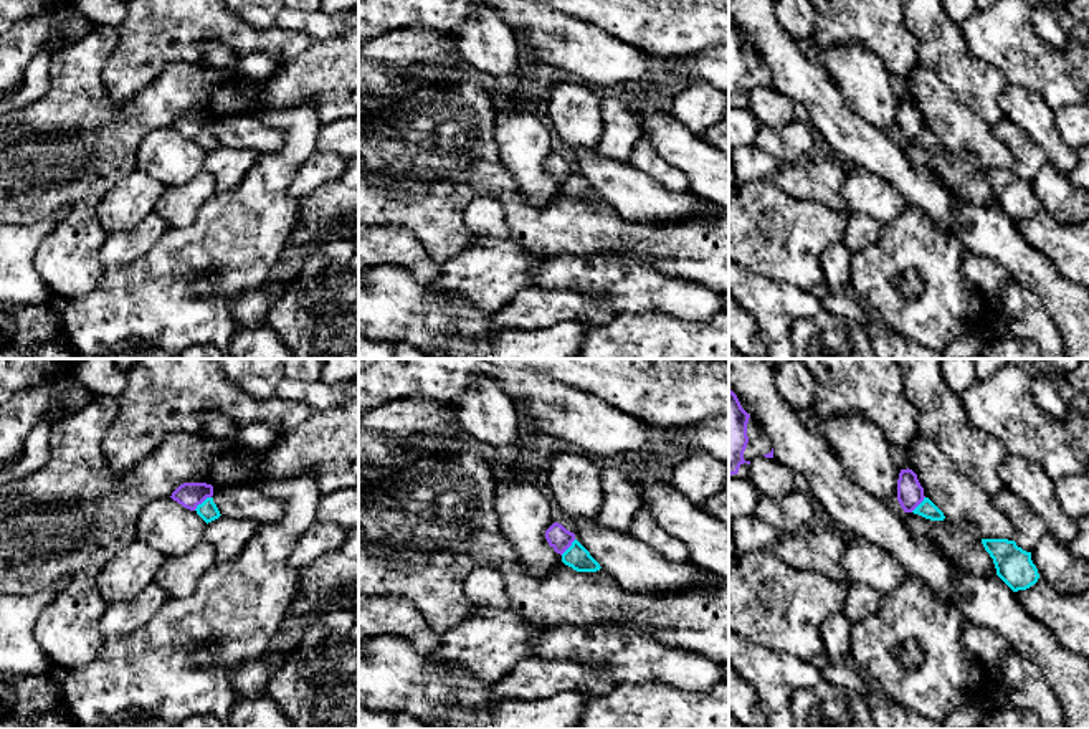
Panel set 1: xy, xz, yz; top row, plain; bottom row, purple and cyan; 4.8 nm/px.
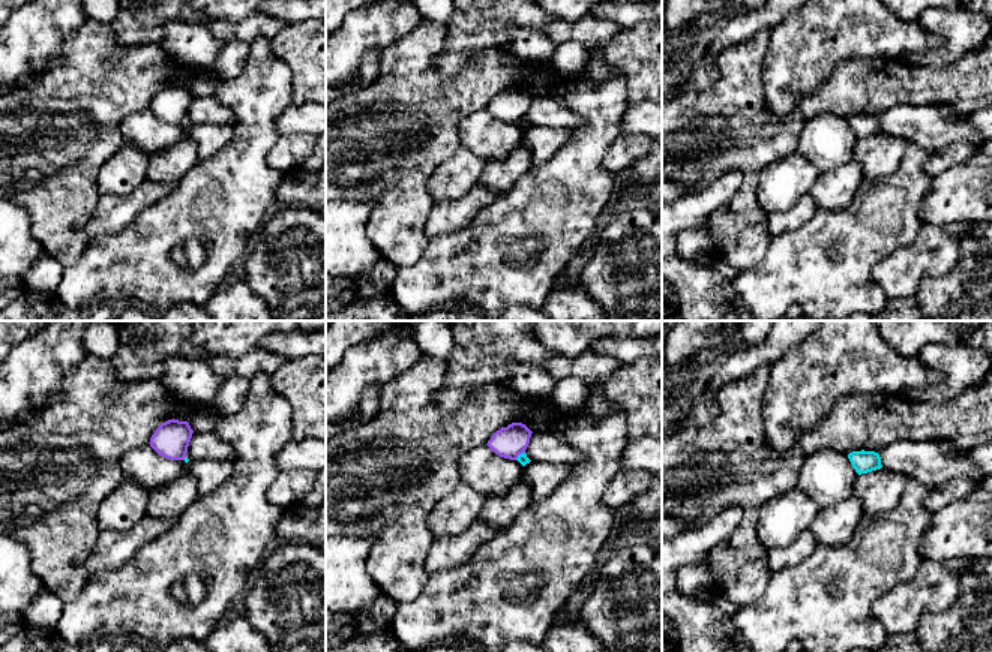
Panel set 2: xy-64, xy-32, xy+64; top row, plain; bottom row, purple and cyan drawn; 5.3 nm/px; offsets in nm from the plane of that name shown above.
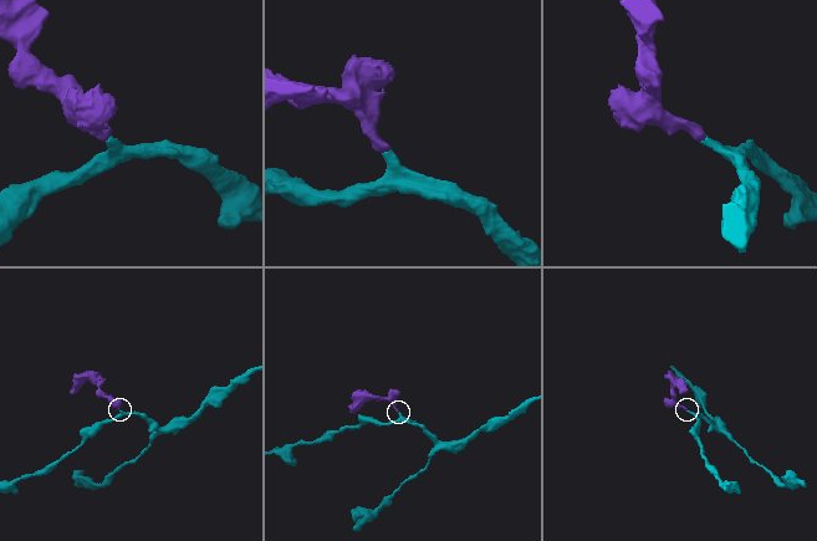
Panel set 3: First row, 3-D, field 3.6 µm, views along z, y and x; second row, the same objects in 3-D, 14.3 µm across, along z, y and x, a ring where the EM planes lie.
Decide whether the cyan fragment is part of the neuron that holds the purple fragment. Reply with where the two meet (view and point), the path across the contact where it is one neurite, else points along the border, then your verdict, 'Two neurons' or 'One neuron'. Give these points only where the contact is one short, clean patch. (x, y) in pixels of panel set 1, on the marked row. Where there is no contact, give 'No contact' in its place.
Touches purple at xy (202, 501). Boundary: xy (210, 496), (194, 509). Two neurons

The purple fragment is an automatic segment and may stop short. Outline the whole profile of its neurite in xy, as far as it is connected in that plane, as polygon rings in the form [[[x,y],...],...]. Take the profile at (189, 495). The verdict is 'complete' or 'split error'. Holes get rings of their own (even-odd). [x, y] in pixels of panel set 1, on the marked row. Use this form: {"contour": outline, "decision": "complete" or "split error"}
{"contour": [[[183,483],[174,493],[172,499],[183,507],[195,511],[207,498],[213,496],[213,486],[207,483]]], "decision": "complete"}

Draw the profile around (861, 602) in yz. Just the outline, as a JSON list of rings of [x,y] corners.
[[[853,584],[844,602],[843,615],[851,625],[861,623],[877,613],[882,595],[864,584]]]

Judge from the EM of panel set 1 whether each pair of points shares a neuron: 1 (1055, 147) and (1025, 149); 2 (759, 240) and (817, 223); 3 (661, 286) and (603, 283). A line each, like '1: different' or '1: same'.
1: different
2: same
3: same

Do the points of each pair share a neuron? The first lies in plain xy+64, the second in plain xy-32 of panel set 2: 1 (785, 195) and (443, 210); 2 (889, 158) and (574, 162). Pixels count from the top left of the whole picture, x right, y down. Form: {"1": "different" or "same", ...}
{"1": "different", "2": "different"}

